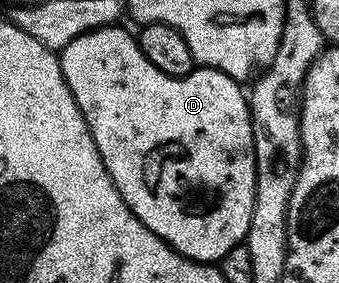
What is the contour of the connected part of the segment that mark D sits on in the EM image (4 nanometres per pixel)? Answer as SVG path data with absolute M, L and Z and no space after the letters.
M110 26L108 28L96 28L87 34L79 34L79 38L75 38L75 42L67 42L67 46L61 49L59 53L61 69L63 70L63 78L67 82L67 86L71 90L71 94L75 98L75 102L83 114L83 118L91 130L91 138L99 150L99 158L103 158L103 166L107 170L107 174L111 174L111 182L115 182L115 190L119 190L119 194L123 198L123 202L127 202L127 206L135 214L135 218L139 218L139 222L143 222L143 226L147 226L147 230L151 230L159 238L163 238L163 242L167 242L171 245L179 255L186 256L189 260L198 260L200 264L213 264L214 262L219 262L232 247L240 245L242 241L244 241L245 235L248 234L249 227L251 226L251 214L253 213L253 207L255 206L257 167L255 166L255 146L253 145L253 123L249 117L249 102L246 93L243 91L242 85L238 83L238 81L232 80L227 74L223 74L214 68L197 66L194 67L192 72L188 72L185 76L168 76L159 70L155 70L155 66L151 66L151 62L147 62L147 58L143 54L143 50L139 50L136 35L134 35L132 31L129 33L127 29L121 27L122 26Z

